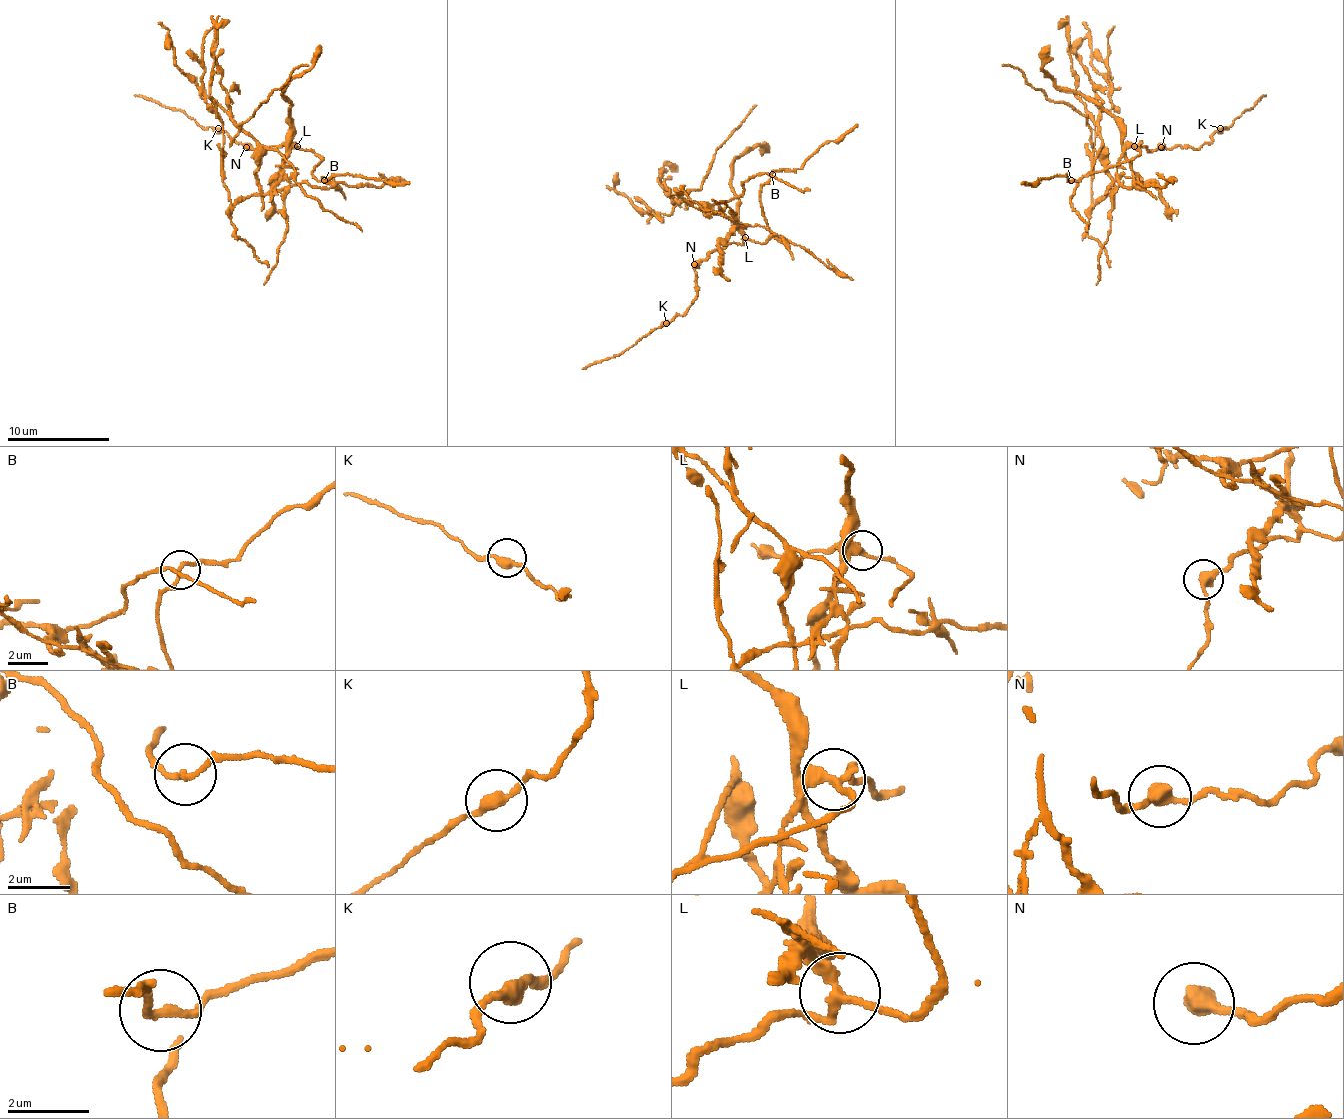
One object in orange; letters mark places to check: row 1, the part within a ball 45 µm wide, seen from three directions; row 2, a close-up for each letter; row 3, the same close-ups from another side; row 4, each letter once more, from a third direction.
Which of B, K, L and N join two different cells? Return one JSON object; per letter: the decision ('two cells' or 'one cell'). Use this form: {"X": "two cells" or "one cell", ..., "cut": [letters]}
{"B": "one cell", "K": "one cell", "L": "two cells", "N": "one cell", "cut": ["L"]}

